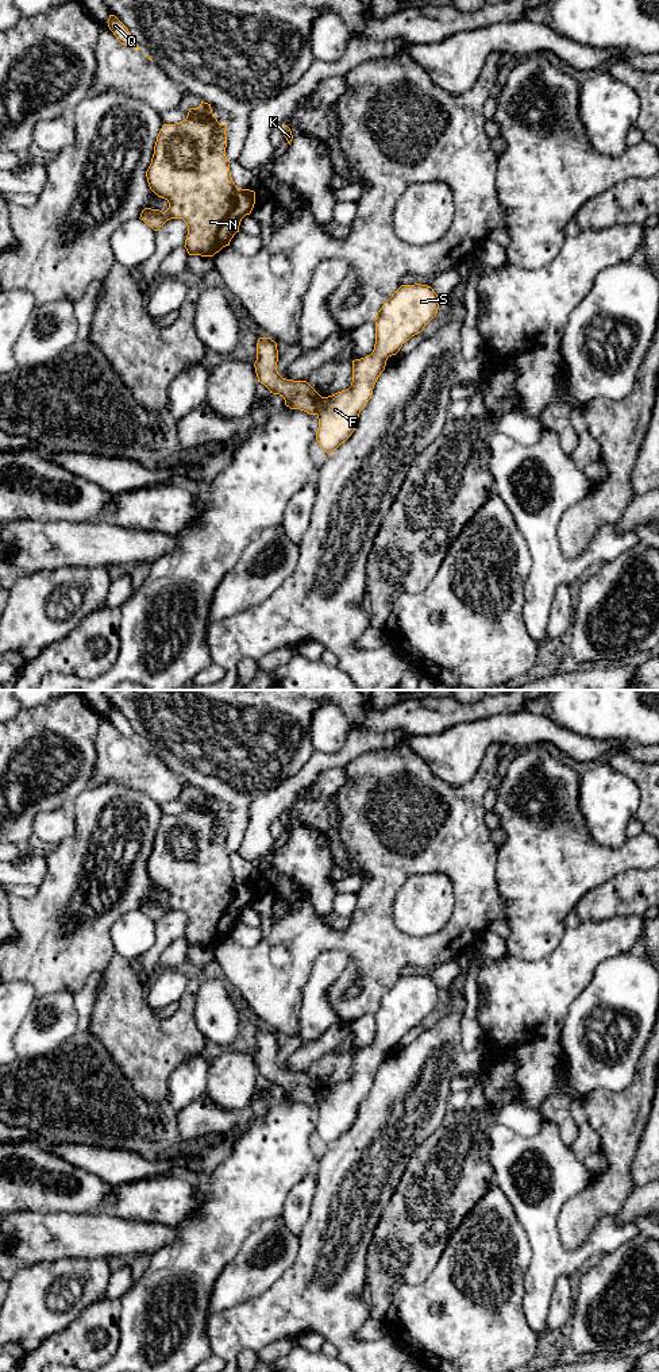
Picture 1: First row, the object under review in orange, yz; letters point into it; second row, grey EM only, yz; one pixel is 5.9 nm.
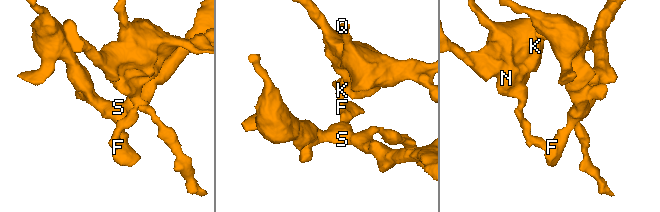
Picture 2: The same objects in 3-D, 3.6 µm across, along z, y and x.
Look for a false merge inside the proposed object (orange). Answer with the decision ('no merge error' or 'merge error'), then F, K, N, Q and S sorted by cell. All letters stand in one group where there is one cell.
merge error; F S / K N Q

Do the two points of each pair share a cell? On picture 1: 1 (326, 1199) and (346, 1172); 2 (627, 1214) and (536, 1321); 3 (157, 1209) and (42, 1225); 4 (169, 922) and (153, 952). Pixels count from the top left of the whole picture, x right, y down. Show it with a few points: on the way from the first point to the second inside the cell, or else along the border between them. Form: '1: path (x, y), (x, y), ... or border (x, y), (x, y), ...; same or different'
1: path (332, 1193), (346, 1179); same
2: border (613, 1216), (620, 1224), (632, 1224); different
3: border (108, 1210), (124, 1218), (137, 1218), (146, 1222); different
4: path (168, 929), (160, 945); same

